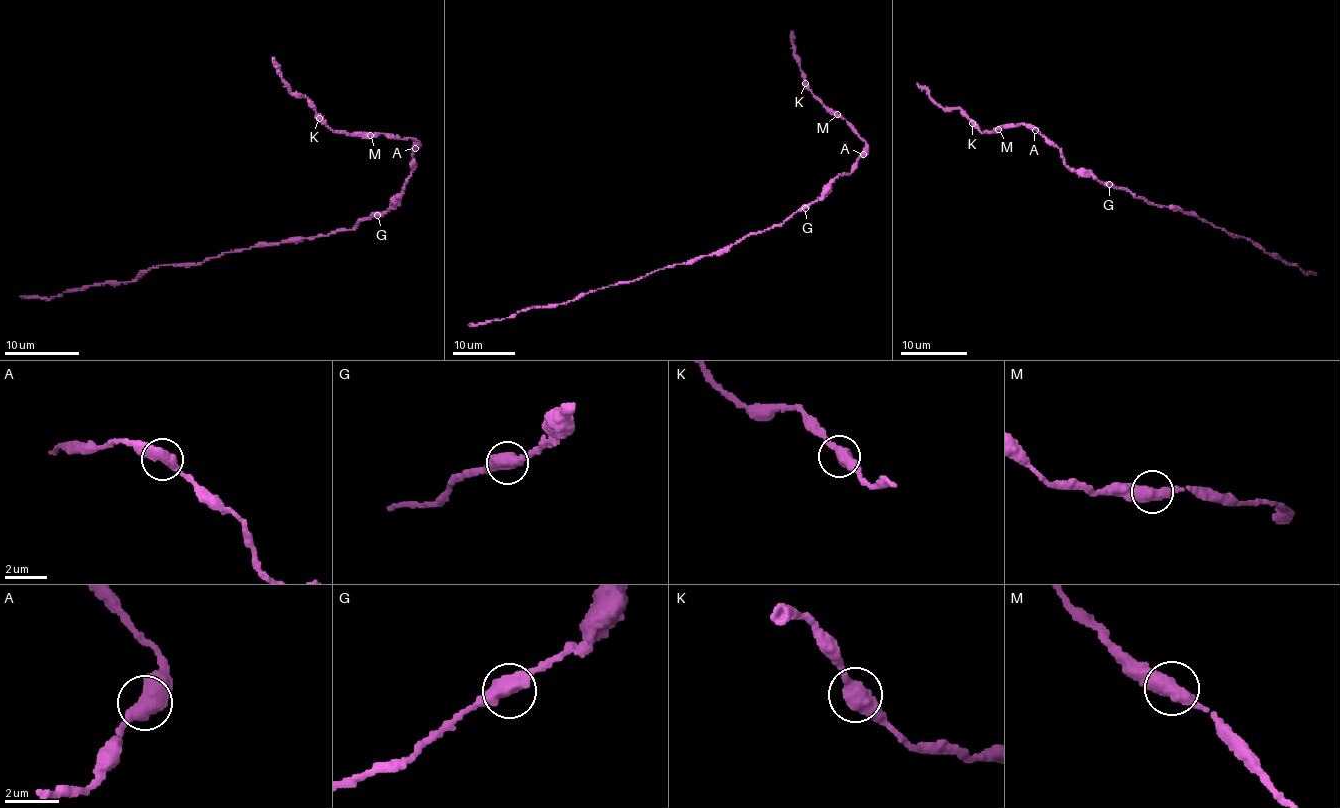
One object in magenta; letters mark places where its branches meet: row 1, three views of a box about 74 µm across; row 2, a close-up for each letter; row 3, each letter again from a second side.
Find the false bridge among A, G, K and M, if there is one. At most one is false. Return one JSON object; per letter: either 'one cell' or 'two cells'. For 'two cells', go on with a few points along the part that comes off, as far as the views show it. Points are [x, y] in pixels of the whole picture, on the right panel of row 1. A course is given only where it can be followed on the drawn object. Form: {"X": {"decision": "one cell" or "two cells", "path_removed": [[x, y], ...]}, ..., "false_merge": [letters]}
{"A": {"decision": "one cell"}, "G": {"decision": "one cell"}, "K": {"decision": "one cell"}, "M": {"decision": "one cell"}, "false_merge": []}

